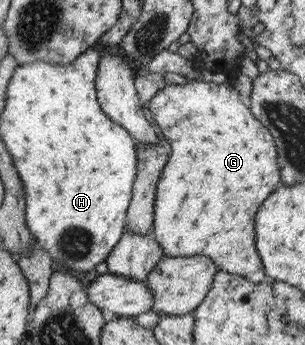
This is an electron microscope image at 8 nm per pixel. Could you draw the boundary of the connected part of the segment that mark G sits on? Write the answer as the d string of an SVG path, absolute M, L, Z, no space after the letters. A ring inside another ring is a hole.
M190 79L183 85L165 84L150 98L147 108L170 148L157 181L151 226L162 256L205 256L217 271L239 274L253 284L267 280L255 250L253 216L280 182L275 142L269 130L240 102L230 82L216 84Z

